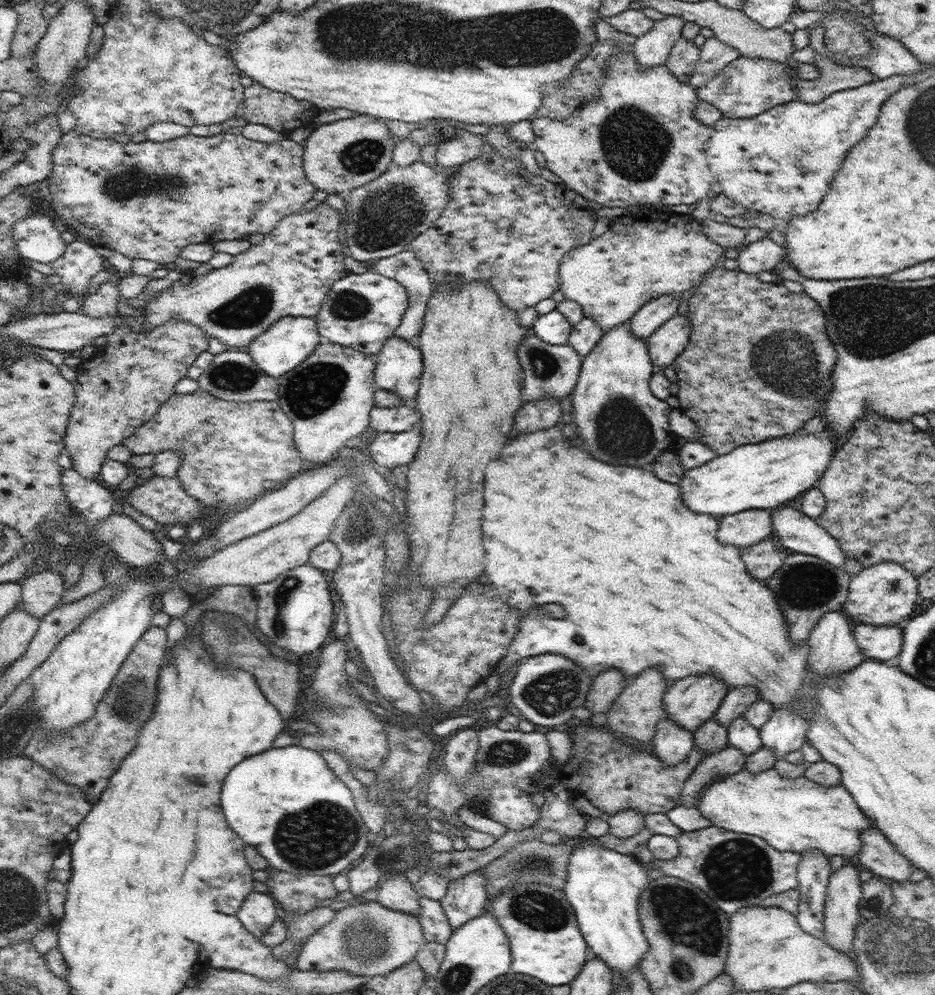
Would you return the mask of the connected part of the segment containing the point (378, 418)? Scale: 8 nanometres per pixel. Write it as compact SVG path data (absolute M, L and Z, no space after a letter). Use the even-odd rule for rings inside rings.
M411 403L390 408L374 405L369 414L369 426L377 433L406 432L418 425L419 416Z

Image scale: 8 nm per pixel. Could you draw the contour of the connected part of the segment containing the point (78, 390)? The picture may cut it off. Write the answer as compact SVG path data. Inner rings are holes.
M117 313L116 316L119 318L119 326L117 326L116 331L110 333L110 335L106 335L105 339L108 344L102 347L96 347L93 352L94 355L87 360L83 360L79 369L72 375L72 383L75 388L75 395L77 399L72 407L72 412L65 434L65 449L70 453L73 469L87 479L96 479L94 476L99 474L101 466L107 459L107 454L111 447L122 445L125 438L132 436L136 432L136 429L140 428L140 425L148 422L148 420L150 420L159 411L162 404L164 404L164 402L166 402L175 392L174 386L176 386L182 378L187 376L189 366L192 366L192 363L198 358L198 355L202 354L205 350L208 350L209 347L208 335L206 335L204 331L200 331L200 328L197 326L194 326L185 320L173 318L162 326L146 326L146 329L143 332L137 334L136 332L133 332L132 325L126 322L126 315Z

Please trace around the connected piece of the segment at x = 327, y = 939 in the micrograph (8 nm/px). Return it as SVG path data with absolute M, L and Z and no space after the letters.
M377 900L360 901L359 904L352 904L335 911L334 918L317 930L307 941L298 955L294 968L303 971L332 971L343 970L366 979L372 976L388 974L401 966L415 960L416 953L425 944L424 931L420 924L419 916L405 913L404 911L392 910L382 906Z

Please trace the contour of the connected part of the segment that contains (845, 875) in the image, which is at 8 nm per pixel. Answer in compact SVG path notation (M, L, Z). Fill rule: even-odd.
M852 865L832 871L825 896L825 940L843 953L851 950L856 925L863 920L858 908L863 882L858 874Z

